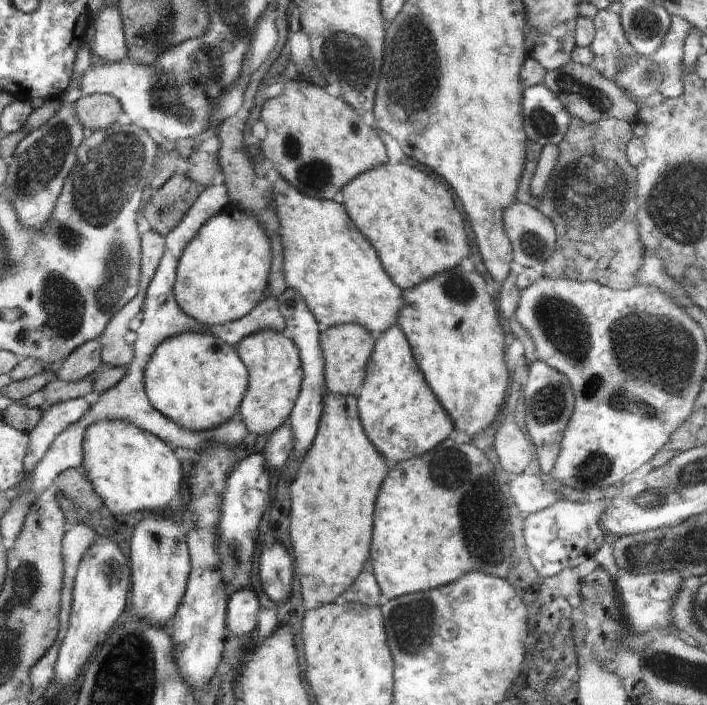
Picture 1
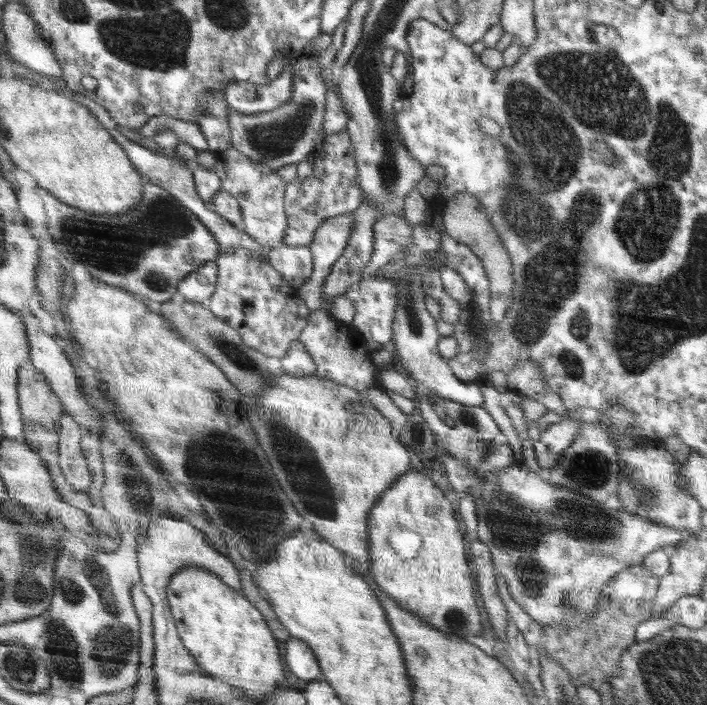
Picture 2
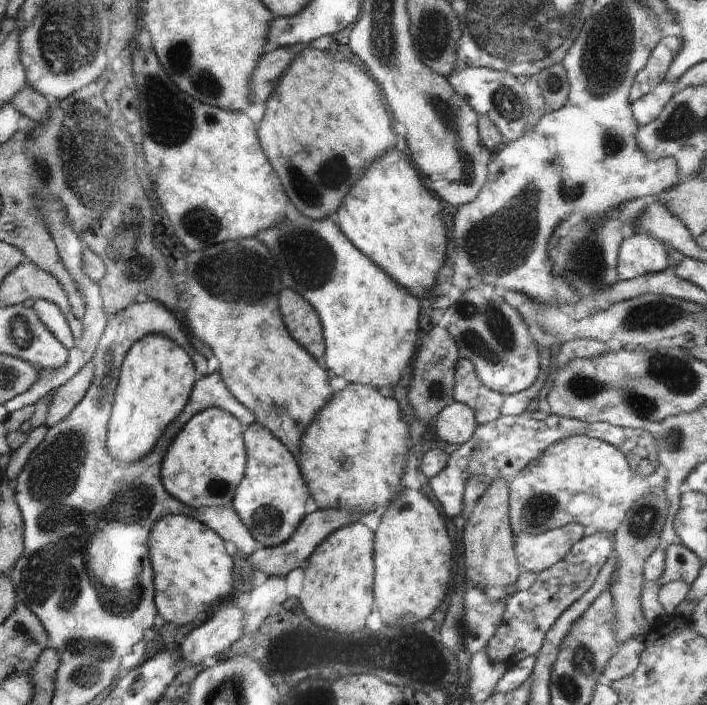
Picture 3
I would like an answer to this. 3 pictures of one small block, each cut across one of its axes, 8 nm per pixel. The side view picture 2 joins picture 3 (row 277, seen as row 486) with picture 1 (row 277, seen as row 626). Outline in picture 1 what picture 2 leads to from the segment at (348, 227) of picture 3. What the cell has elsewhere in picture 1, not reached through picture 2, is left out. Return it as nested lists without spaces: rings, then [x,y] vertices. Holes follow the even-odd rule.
[[[459,266],[403,291],[403,297],[398,326],[406,335],[428,386],[451,418],[455,436],[464,441],[482,436],[493,423],[497,423],[498,414],[503,412],[511,376],[511,369],[504,361],[506,325],[498,312],[496,300],[487,292],[484,279],[477,271],[465,271]]]

